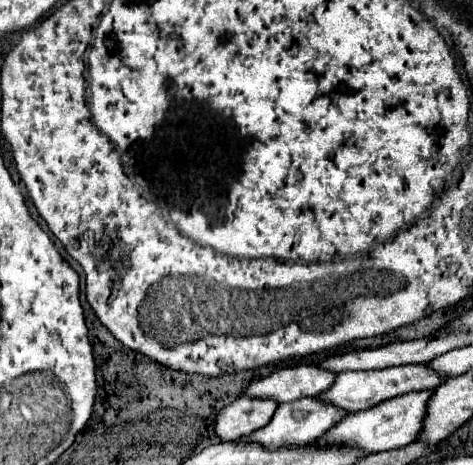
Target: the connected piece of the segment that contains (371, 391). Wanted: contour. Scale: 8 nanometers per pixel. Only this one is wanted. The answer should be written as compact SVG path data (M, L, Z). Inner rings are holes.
M406 364L406 368L382 368L382 370L370 370L370 372L338 372L334 386L318 394L318 398L328 404L340 406L348 412L360 412L412 390L434 390L438 388L438 384L442 384L442 380L438 380L438 376L434 376L434 372L426 368L426 364Z

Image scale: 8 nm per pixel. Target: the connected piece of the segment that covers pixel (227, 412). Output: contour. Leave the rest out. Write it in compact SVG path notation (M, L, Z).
M238 396L230 406L226 406L216 418L216 434L222 440L238 440L250 436L250 432L264 428L278 408L276 400L252 400Z

